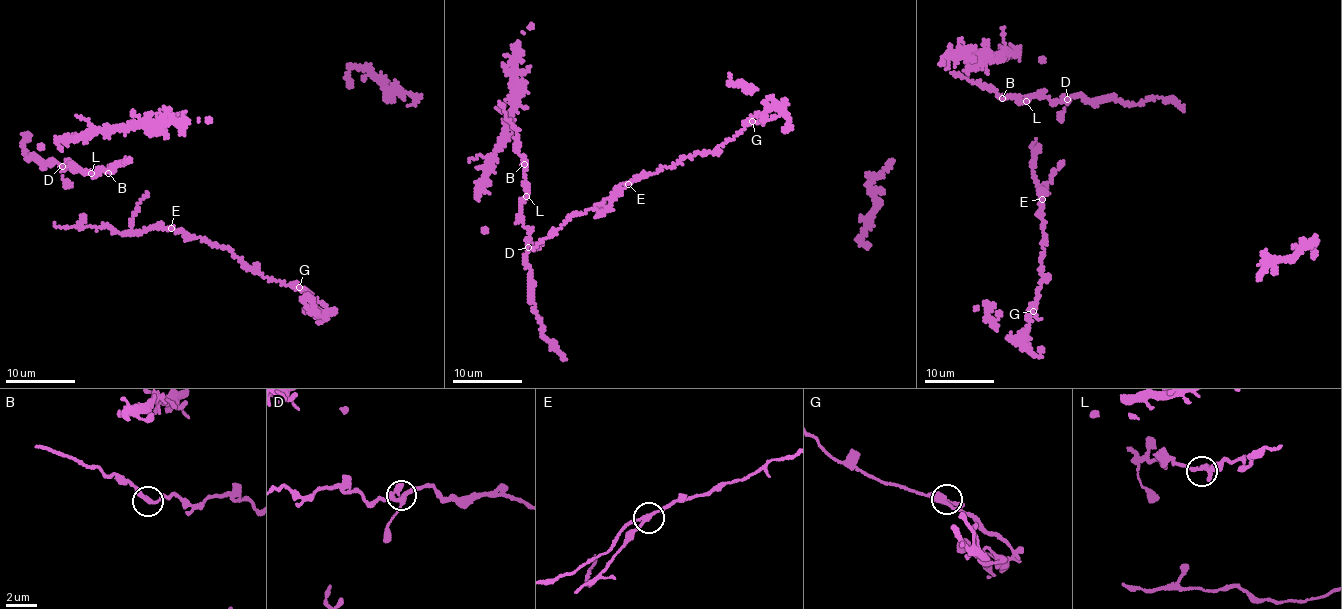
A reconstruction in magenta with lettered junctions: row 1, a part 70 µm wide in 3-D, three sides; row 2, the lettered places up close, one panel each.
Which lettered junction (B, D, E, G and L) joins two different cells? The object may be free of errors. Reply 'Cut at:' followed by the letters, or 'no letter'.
Cut at: E

